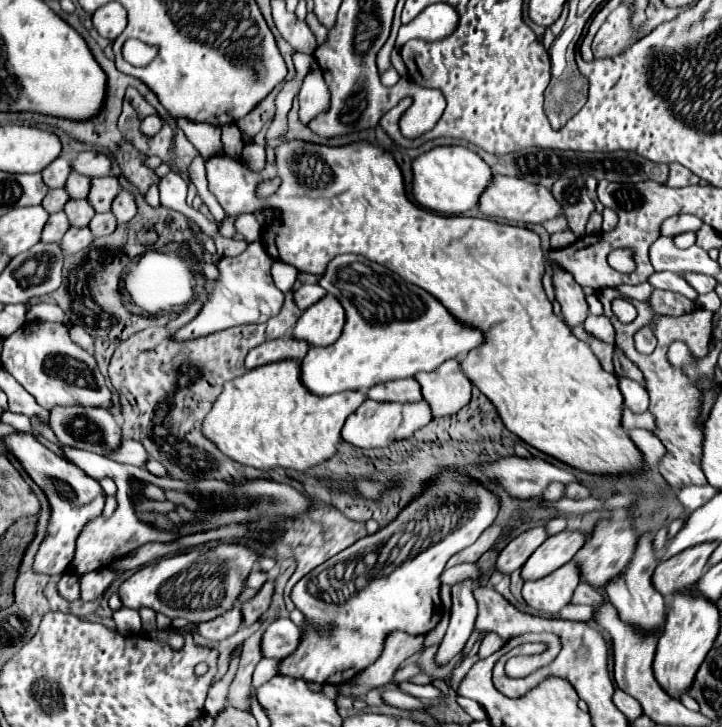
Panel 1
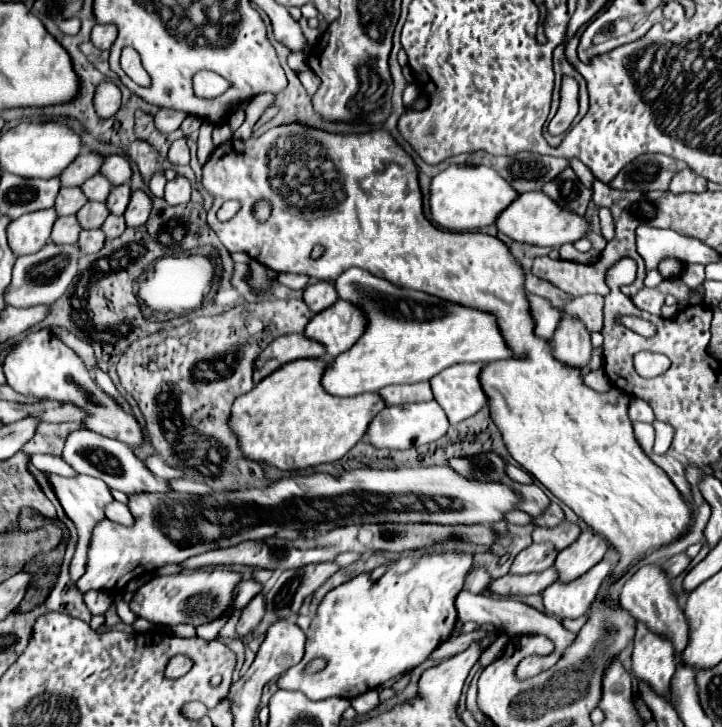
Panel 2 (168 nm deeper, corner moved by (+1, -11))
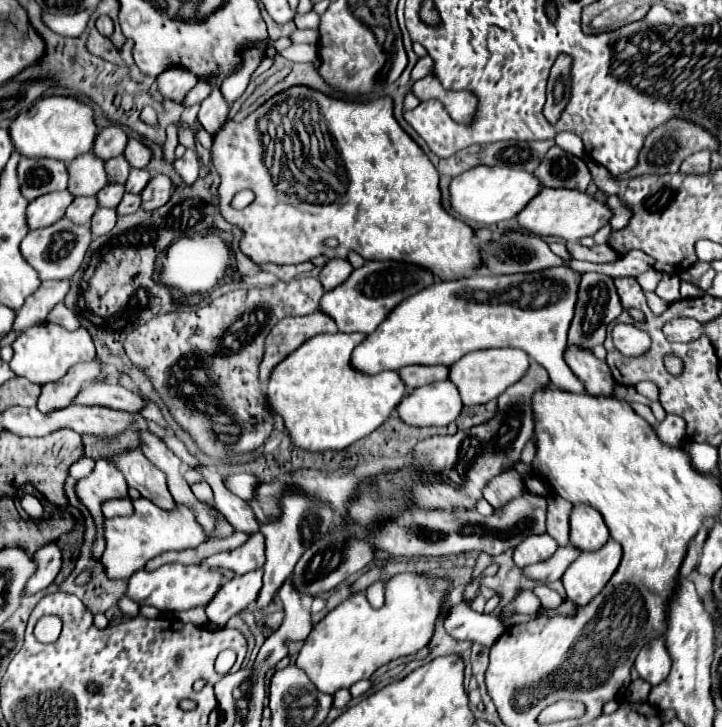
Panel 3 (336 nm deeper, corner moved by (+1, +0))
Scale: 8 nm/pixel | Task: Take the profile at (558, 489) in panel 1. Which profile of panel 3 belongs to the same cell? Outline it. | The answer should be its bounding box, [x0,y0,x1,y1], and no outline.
[482,469,524,509]

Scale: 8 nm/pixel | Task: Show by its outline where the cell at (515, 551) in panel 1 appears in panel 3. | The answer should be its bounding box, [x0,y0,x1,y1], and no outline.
[514,535,558,569]

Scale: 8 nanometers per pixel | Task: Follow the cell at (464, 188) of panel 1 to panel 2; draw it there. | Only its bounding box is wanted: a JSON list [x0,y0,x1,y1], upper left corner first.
[430,166,518,232]

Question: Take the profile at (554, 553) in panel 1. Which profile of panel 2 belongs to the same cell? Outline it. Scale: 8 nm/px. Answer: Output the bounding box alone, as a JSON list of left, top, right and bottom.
[552,532,608,582]

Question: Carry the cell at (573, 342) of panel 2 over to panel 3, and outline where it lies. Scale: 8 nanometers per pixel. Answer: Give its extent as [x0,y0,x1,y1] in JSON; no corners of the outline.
[564,347,616,397]

